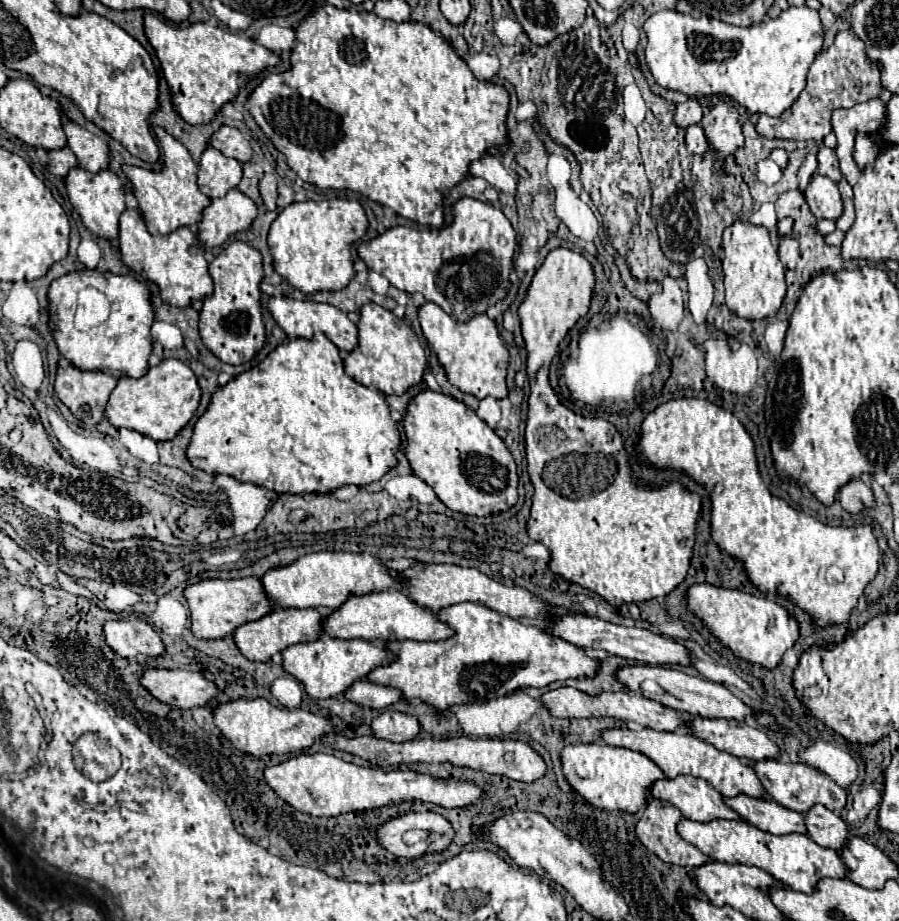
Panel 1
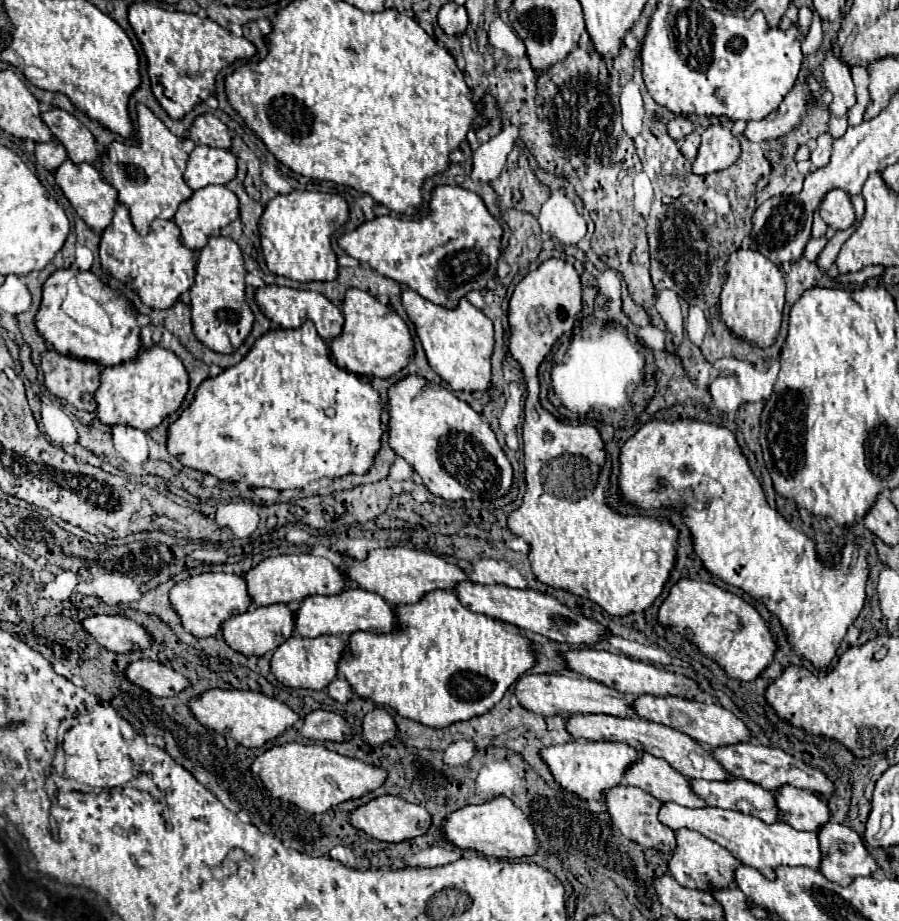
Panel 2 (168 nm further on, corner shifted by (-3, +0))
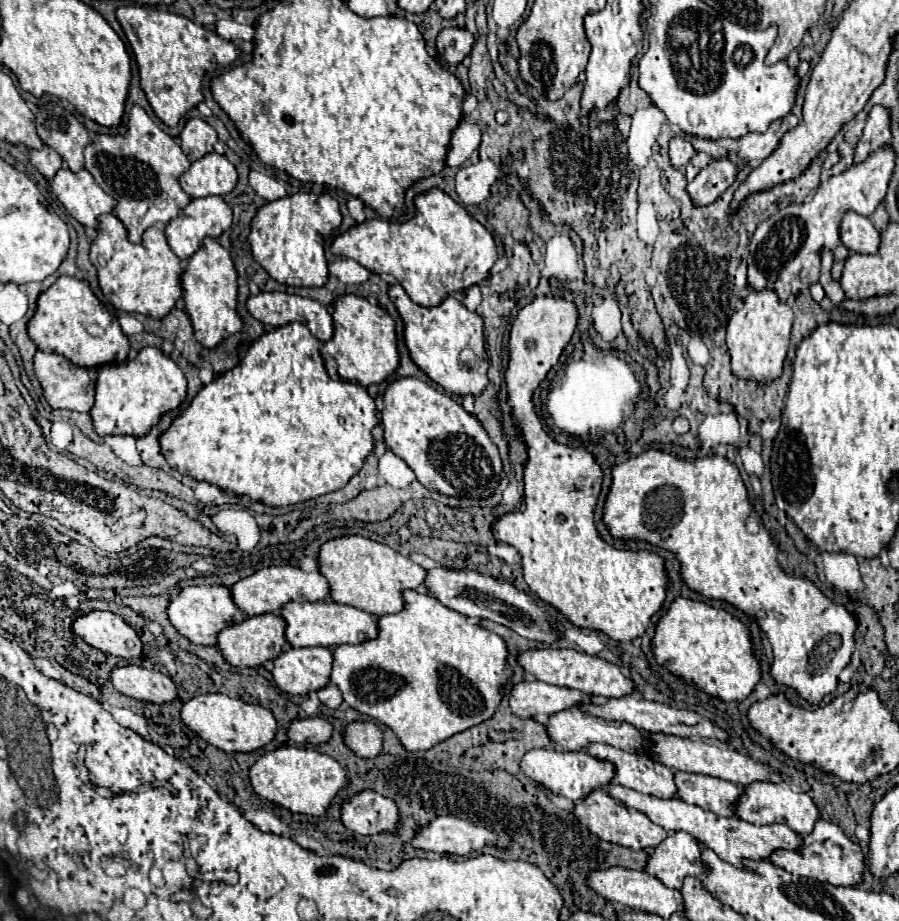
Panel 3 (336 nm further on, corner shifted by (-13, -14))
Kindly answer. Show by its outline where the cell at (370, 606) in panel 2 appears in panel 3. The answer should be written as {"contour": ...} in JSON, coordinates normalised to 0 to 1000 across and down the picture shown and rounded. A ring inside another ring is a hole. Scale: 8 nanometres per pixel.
{"contour":[[[372,651],[323,654],[314,660],[314,669],[318,673],[318,695],[327,704],[347,704],[347,701],[374,704],[380,699],[400,699],[420,693],[418,669],[387,656],[376,656]]]}

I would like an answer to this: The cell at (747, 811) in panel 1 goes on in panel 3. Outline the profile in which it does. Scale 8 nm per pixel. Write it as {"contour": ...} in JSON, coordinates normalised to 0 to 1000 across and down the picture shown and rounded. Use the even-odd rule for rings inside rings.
{"contour":[[[752,838],[750,847],[754,853],[754,864],[761,871],[792,879],[799,886],[819,886],[814,875],[825,866],[825,853],[794,843],[768,838]]]}

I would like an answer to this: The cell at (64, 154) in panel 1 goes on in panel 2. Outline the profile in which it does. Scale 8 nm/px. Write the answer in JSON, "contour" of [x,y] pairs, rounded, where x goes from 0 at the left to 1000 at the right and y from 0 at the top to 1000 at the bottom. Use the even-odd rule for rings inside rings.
{"contour":[[[62,152],[40,156],[38,169],[40,169],[40,176],[42,176],[44,180],[49,180],[51,185],[56,185],[56,187],[60,187],[60,185],[76,172],[71,159],[69,159],[67,154],[62,154]]]}

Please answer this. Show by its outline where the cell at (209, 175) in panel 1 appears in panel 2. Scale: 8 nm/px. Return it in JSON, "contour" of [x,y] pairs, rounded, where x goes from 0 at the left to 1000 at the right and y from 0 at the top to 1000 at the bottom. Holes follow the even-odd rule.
{"contour":[[[218,159],[205,185],[205,195],[214,206],[231,200],[254,200],[263,191],[263,172],[256,163],[236,159]]]}

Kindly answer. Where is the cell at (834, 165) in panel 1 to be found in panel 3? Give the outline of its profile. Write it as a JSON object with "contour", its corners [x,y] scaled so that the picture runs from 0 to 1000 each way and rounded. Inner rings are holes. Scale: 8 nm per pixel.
{"contour":[[[939,152],[932,159],[932,167],[934,167],[934,176],[923,182],[923,189],[934,189],[934,187],[939,187],[941,182],[948,180],[948,176],[950,176],[950,156],[945,156],[945,154]]]}

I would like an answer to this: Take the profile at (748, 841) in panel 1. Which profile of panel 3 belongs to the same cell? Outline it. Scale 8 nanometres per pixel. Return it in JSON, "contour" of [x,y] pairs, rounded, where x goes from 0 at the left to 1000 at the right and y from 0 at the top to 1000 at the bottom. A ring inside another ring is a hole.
{"contour":[[[676,851],[674,858],[679,860],[679,864],[687,866],[690,871],[716,882],[727,895],[736,897],[741,903],[765,903],[772,910],[776,910],[776,914],[783,921],[790,921],[799,927],[801,934],[819,940],[819,942],[828,942],[828,934],[857,934],[857,927],[865,925],[865,923],[879,923],[885,925],[894,919],[894,912],[890,906],[885,906],[883,901],[874,899],[872,895],[857,895],[857,897],[839,897],[834,893],[821,890],[821,888],[803,888],[796,886],[790,879],[781,879],[776,875],[763,873],[761,869],[732,869],[727,864],[714,864],[712,860],[701,860],[701,856],[692,856],[690,851]]]}

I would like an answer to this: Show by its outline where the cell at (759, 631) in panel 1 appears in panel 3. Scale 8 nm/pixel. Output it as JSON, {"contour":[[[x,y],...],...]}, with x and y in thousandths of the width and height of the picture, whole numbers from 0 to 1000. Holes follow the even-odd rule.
{"contour":[[[754,647],[747,654],[747,658],[743,660],[743,664],[734,671],[725,701],[727,701],[727,712],[730,712],[732,721],[739,721],[747,732],[759,734],[765,740],[772,740],[776,747],[785,749],[792,756],[799,756],[805,762],[828,760],[830,756],[836,754],[841,743],[848,738],[845,717],[839,712],[832,680],[823,671],[814,669],[812,664],[808,664],[803,660],[794,660],[779,651],[768,651],[768,649]]]}

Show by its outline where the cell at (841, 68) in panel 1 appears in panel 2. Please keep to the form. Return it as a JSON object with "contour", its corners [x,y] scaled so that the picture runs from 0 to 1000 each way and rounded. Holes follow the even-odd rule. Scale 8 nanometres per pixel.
{"contour":[[[899,85],[894,93],[883,93],[877,100],[872,111],[863,117],[863,124],[854,124],[854,128],[848,128],[843,132],[832,132],[825,145],[836,154],[848,154],[877,145],[892,132],[892,124],[897,122],[897,102],[914,104],[914,100],[917,96],[912,93],[912,85]]]}

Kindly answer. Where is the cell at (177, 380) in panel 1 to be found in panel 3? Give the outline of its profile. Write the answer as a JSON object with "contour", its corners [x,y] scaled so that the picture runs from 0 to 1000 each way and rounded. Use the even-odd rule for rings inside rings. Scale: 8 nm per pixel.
{"contour":[[[176,378],[156,380],[151,391],[113,397],[107,413],[107,436],[100,445],[111,473],[162,473],[189,445],[207,434],[207,408],[198,395]]]}

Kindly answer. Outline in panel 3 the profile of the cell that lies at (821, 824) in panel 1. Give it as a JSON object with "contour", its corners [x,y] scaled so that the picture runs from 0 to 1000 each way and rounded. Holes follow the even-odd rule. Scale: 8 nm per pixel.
{"contour":[[[868,847],[868,849],[848,849],[848,851],[834,851],[828,858],[825,869],[816,875],[816,882],[821,888],[841,895],[841,897],[852,897],[852,895],[874,895],[879,901],[888,903],[890,908],[897,908],[905,901],[908,890],[912,890],[912,882],[903,866],[894,860],[881,860],[879,853]]]}

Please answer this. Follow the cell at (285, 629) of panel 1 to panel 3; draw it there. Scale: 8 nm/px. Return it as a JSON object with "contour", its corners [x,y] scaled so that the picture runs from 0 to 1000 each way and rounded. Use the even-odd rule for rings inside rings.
{"contour":[[[291,667],[291,669],[280,669],[274,671],[269,678],[260,678],[256,682],[249,682],[242,688],[242,704],[247,706],[249,714],[258,721],[258,723],[278,723],[278,725],[287,725],[298,717],[309,714],[318,704],[320,704],[320,695],[318,695],[318,675],[314,669],[307,667]]]}

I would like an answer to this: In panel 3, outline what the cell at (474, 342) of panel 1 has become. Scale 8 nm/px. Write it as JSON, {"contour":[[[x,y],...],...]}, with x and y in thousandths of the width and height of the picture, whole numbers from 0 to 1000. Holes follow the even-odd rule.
{"contour":[[[438,308],[434,324],[449,347],[449,369],[465,400],[501,428],[534,430],[543,419],[541,404],[545,397],[538,378],[538,347],[523,339],[507,321],[498,321],[485,334],[472,334],[458,328],[445,308]]]}

